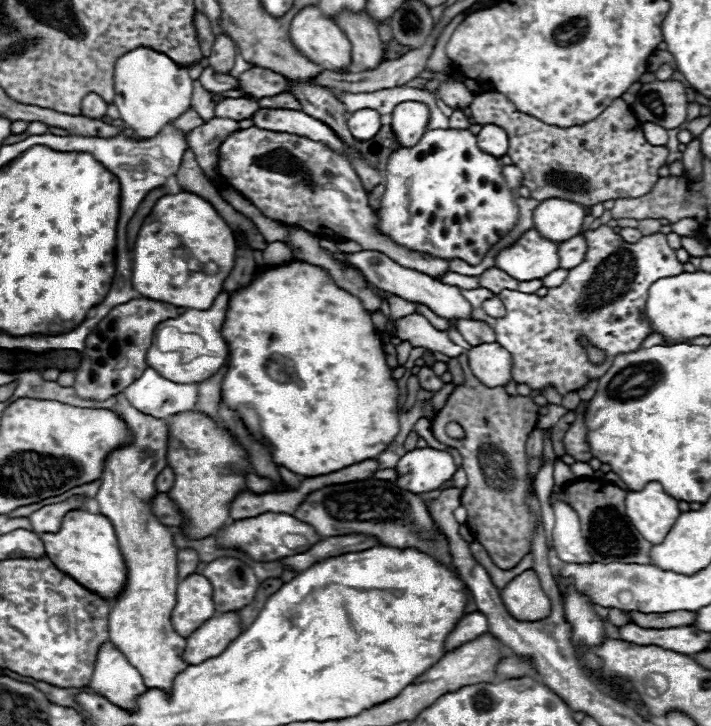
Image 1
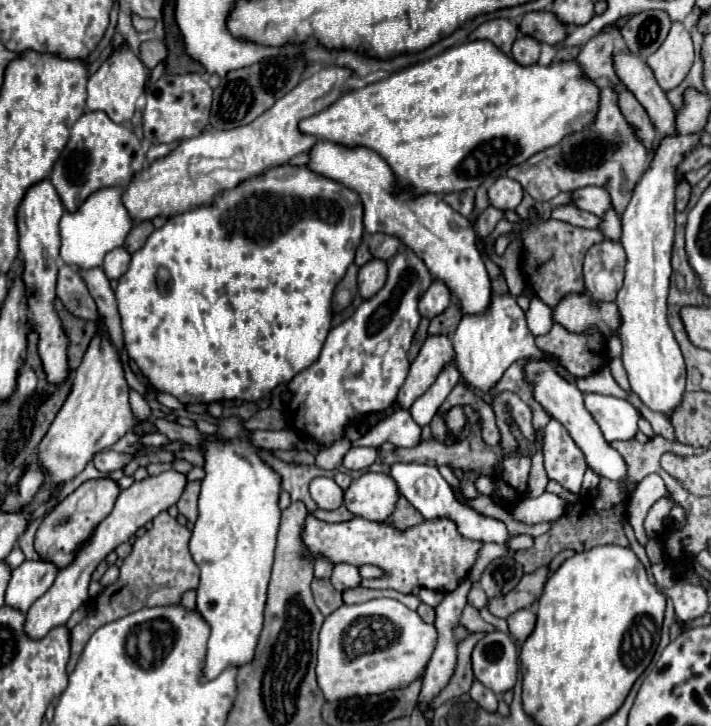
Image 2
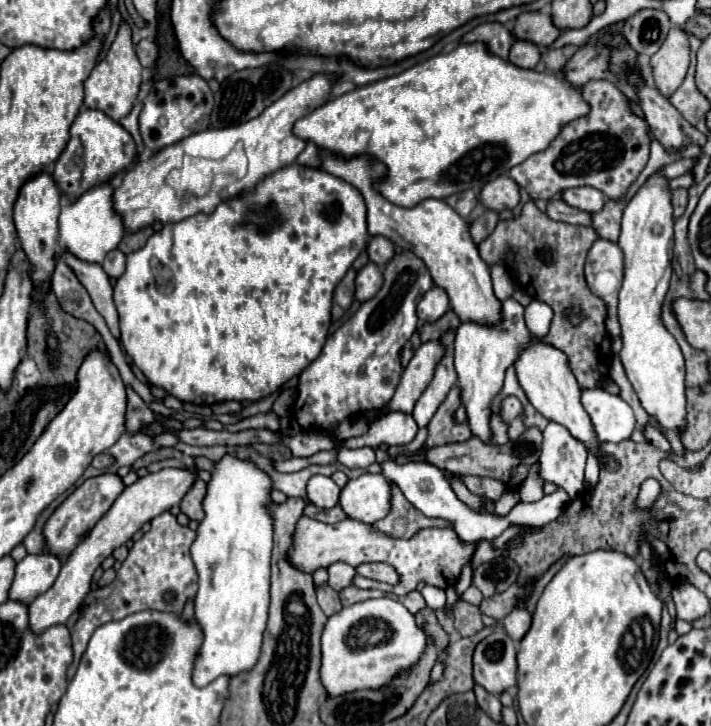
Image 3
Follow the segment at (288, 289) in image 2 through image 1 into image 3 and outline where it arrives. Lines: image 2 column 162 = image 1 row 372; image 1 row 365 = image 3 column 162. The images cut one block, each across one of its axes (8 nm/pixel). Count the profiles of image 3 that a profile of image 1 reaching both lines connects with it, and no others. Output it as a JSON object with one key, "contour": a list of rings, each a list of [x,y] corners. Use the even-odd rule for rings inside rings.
{"contour":[[[302,164],[282,168],[266,176],[248,196],[222,202],[210,216],[202,218],[202,214],[196,214],[182,222],[166,224],[160,232],[148,238],[144,248],[126,256],[126,272],[118,278],[114,286],[114,304],[119,314],[121,345],[132,358],[134,366],[148,378],[150,384],[164,388],[168,394],[176,396],[182,402],[216,404],[224,400],[256,402],[260,398],[266,398],[274,394],[280,386],[284,386],[290,378],[298,376],[320,354],[320,348],[324,346],[330,328],[330,308],[334,288],[344,278],[352,262],[360,256],[360,252],[366,250],[366,246],[368,246],[366,204],[360,192],[352,188],[352,184],[344,184],[344,180],[328,176],[328,172],[320,172],[316,168],[308,168]]]}

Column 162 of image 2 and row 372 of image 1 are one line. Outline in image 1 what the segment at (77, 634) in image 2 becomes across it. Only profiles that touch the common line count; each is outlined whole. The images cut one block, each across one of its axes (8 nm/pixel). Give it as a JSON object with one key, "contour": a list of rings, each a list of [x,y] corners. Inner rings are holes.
{"contour":[[[600,226],[598,230],[584,232],[584,238],[588,240],[588,256],[584,258],[584,264],[578,264],[576,268],[568,270],[566,280],[556,286],[548,288],[546,296],[536,294],[524,294],[524,292],[498,292],[498,298],[502,300],[506,308],[504,318],[492,318],[482,310],[482,302],[488,298],[494,298],[494,292],[488,292],[488,288],[474,288],[474,290],[462,290],[460,294],[472,304],[472,318],[484,320],[494,332],[496,342],[506,348],[512,354],[512,378],[518,384],[528,384],[532,390],[542,390],[544,386],[554,386],[558,394],[568,394],[578,388],[582,388],[588,380],[600,378],[608,372],[614,358],[624,352],[634,352],[640,348],[642,340],[650,334],[650,324],[644,316],[644,304],[648,298],[648,288],[660,278],[682,274],[682,264],[676,258],[676,250],[672,250],[666,242],[666,234],[650,234],[642,236],[636,244],[628,244],[616,234],[610,226]],[[580,338],[586,338],[592,346],[602,348],[606,352],[606,362],[600,366],[594,366],[588,362],[586,348],[580,344]]]}

